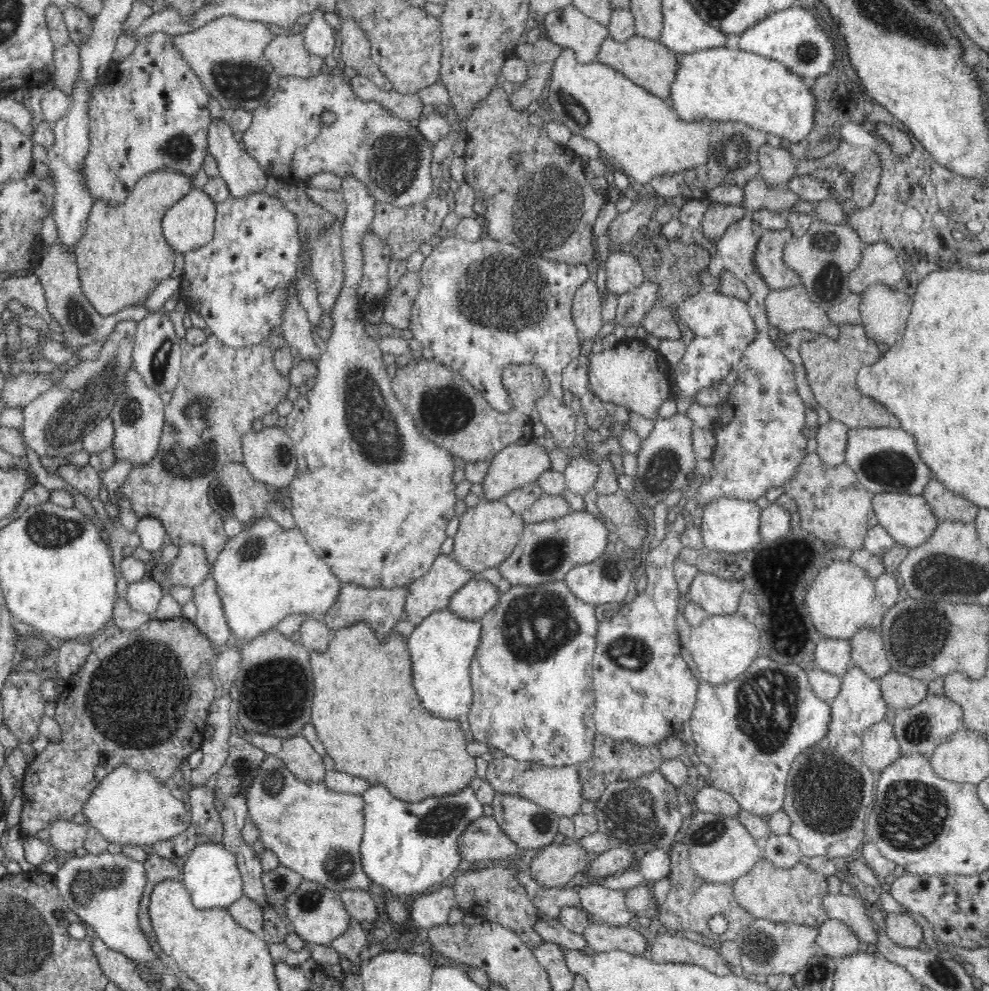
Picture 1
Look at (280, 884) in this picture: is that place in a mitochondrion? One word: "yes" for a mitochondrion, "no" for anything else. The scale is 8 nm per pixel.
yes

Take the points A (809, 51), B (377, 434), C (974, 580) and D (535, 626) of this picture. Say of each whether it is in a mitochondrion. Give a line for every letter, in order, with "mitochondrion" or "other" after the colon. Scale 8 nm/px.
A: mitochondrion
B: mitochondrion
C: mitochondrion
D: mitochondrion

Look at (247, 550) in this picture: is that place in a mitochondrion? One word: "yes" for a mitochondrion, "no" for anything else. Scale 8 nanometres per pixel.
yes

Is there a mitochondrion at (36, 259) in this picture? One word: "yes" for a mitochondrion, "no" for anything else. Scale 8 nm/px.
no

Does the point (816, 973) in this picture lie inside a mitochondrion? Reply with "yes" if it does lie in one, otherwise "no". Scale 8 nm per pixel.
yes

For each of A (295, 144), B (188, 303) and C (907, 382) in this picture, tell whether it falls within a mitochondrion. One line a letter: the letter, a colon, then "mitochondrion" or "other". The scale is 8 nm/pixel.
A: other
B: other
C: other

